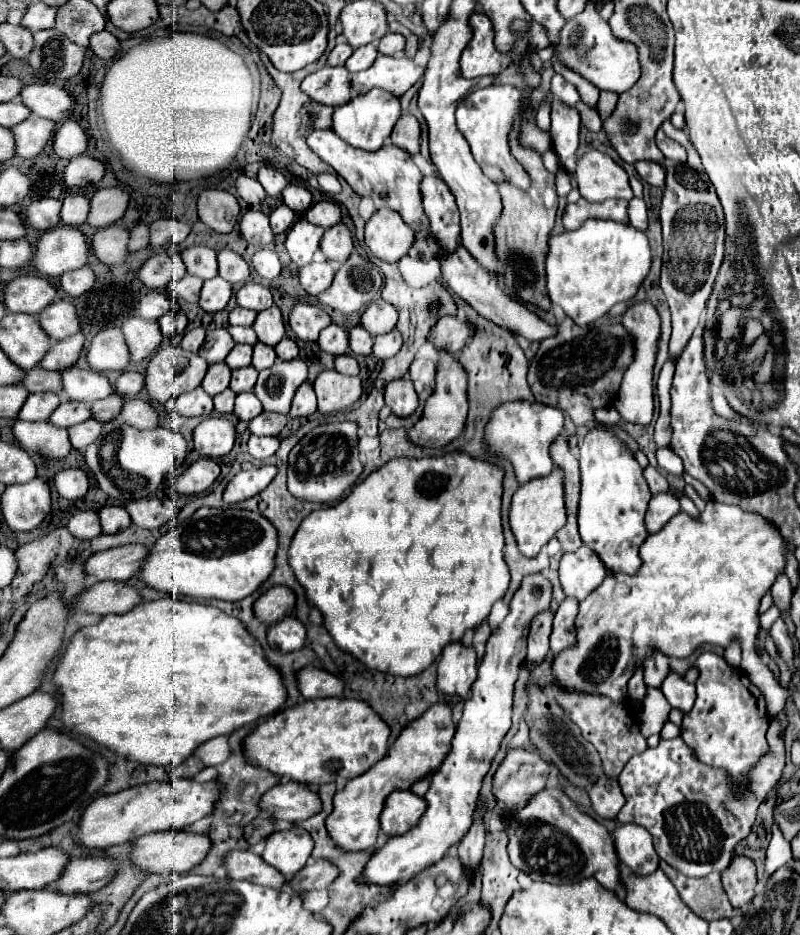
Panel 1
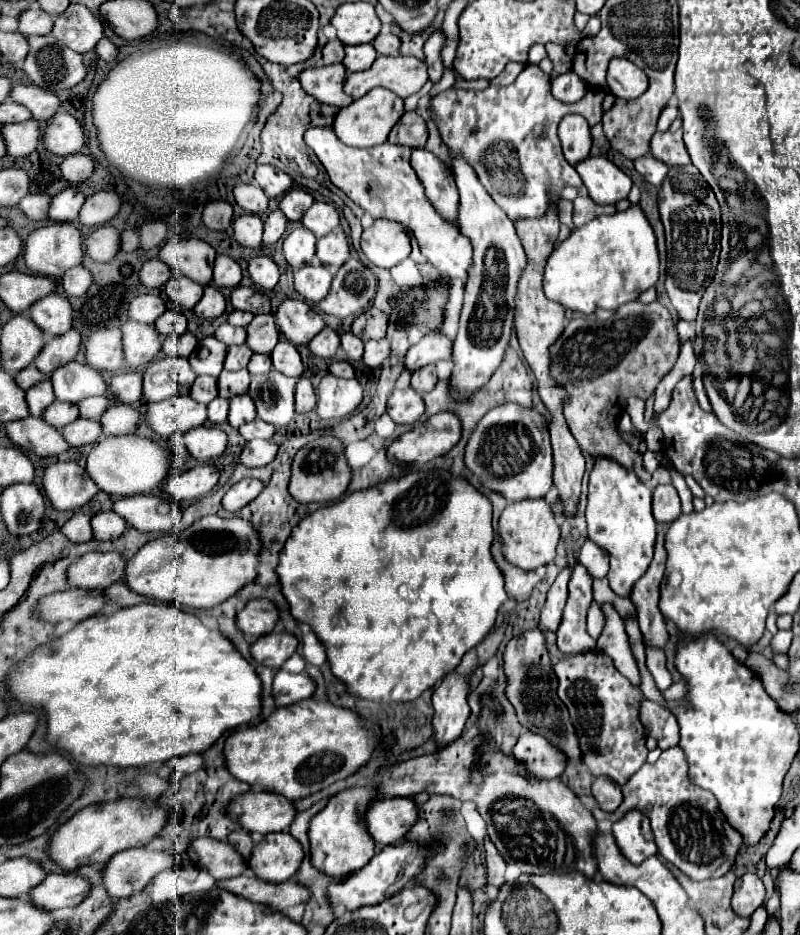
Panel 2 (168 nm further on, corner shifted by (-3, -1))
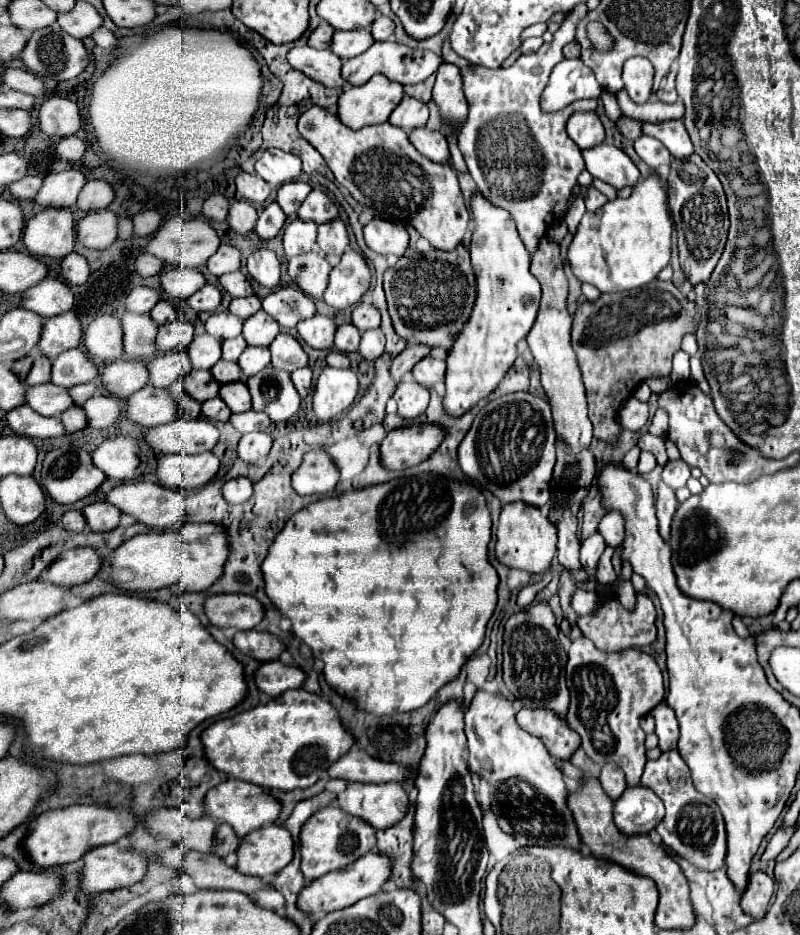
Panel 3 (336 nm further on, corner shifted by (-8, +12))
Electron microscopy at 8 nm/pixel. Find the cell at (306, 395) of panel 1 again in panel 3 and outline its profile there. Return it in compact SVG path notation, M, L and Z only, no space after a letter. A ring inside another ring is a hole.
M305 366L305 368L291 372L291 382L293 382L295 390L301 394L301 398L305 398L309 388L311 388L311 368Z

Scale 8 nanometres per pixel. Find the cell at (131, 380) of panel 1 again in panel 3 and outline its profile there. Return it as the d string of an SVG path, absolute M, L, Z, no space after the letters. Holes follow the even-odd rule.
M115 360L105 366L101 378L111 396L129 398L133 392L141 390L147 384L149 372L147 366L139 360Z

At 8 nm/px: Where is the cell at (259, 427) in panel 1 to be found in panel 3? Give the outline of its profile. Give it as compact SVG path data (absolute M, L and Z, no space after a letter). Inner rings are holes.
M247 410L247 412L241 412L241 414L231 414L229 422L241 434L255 432L255 430L267 430L269 424L271 424L267 414L261 414L261 412L255 412L255 410Z

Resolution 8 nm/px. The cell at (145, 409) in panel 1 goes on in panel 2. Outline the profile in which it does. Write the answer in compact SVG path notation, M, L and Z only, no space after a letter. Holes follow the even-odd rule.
M112 405L106 415L102 415L102 431L104 435L126 435L136 433L140 421L140 413L132 405Z

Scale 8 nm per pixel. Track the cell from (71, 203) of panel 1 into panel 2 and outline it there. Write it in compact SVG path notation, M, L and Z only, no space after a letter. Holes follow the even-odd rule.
M64 189L62 193L52 197L50 219L58 221L58 223L72 223L72 221L76 221L84 201L86 201L84 193L74 191L74 189Z

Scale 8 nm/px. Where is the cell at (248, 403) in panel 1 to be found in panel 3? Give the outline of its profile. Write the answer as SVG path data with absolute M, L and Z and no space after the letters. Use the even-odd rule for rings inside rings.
M241 380L223 384L219 388L219 398L223 398L223 402L231 412L247 412L251 408L251 396L247 384Z

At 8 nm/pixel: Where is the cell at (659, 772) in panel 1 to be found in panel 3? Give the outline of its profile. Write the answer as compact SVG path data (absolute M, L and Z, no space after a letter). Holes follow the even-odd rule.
M669 750L663 752L657 760L649 760L641 776L641 784L659 794L659 798L665 804L667 810L665 818L655 828L663 844L701 870L719 870L725 864L725 852L727 852L723 816L715 806L715 802L711 802L711 798L695 790L689 768L683 762L681 754L677 750Z

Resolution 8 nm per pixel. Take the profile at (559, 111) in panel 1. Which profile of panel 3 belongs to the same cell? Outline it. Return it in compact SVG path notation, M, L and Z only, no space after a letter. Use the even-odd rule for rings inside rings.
M577 112L567 122L567 134L581 148L593 148L605 140L605 128L595 112Z

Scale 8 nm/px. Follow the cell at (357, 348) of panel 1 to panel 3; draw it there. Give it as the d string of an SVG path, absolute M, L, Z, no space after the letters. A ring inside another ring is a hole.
M343 324L335 332L335 350L341 352L357 352L359 350L359 338L361 332L353 324Z

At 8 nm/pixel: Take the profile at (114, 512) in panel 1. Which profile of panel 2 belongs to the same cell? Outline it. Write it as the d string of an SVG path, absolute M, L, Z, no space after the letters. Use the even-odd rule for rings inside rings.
M106 511L92 517L92 529L94 529L96 541L112 541L124 533L126 521L118 513Z

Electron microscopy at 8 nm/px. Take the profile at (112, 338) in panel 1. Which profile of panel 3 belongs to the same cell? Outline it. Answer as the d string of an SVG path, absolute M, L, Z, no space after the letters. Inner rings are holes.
M103 314L91 320L91 324L85 330L85 348L93 358L101 358L101 360L119 360L123 356L123 328L119 326L119 318L111 316L111 314Z

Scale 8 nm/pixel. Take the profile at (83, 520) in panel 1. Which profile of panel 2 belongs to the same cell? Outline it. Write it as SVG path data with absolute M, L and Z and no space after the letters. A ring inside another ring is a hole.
M74 513L72 519L62 525L62 533L74 543L92 541L94 533L92 533L92 525L90 525L90 515L88 513Z

